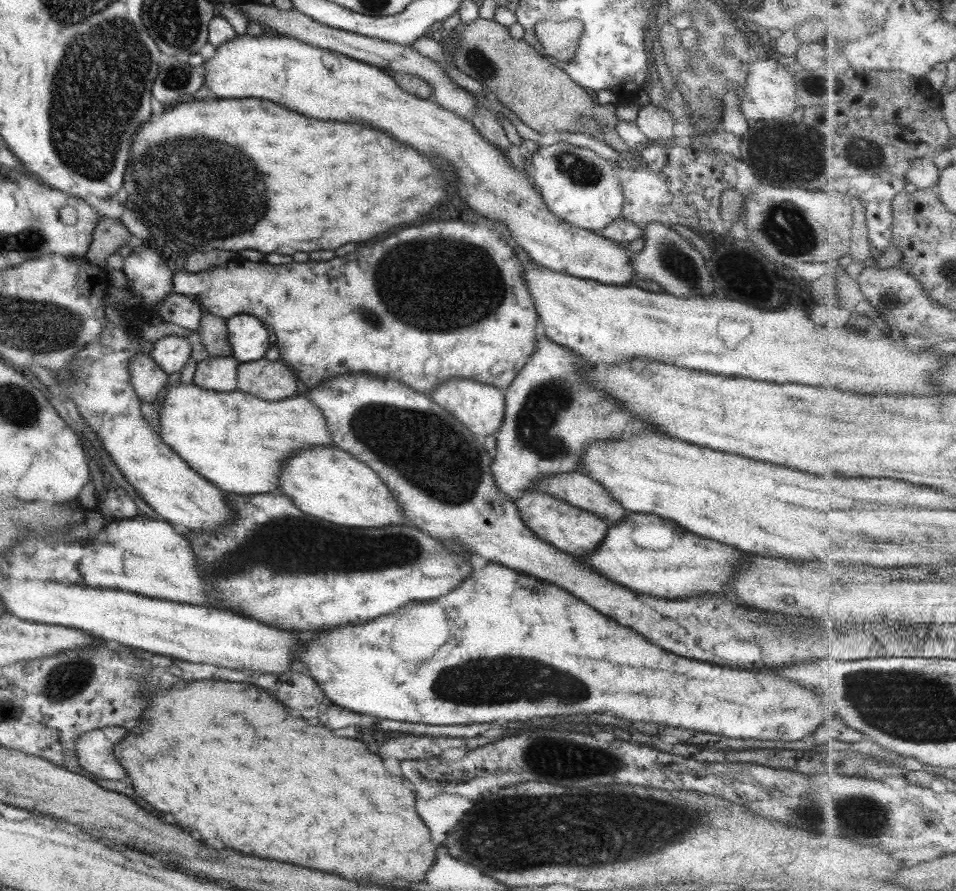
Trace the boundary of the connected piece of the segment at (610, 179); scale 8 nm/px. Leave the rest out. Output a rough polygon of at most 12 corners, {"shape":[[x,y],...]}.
{"shape":[[557,140],[537,147],[532,183],[561,221],[599,232],[624,199],[611,166]]}

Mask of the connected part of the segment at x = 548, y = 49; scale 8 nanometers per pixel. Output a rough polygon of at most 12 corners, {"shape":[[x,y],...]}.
{"shape":[[539,20],[534,33],[547,55],[568,62],[583,24]]}

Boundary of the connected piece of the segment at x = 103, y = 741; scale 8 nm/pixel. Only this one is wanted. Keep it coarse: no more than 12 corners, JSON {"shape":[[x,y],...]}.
{"shape":[[123,727],[79,735],[75,756],[95,781],[123,780],[112,753]]}

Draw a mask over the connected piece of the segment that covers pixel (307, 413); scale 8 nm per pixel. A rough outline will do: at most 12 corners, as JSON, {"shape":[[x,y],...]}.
{"shape":[[173,378],[161,440],[223,493],[275,493],[333,446],[305,396],[264,401]]}

